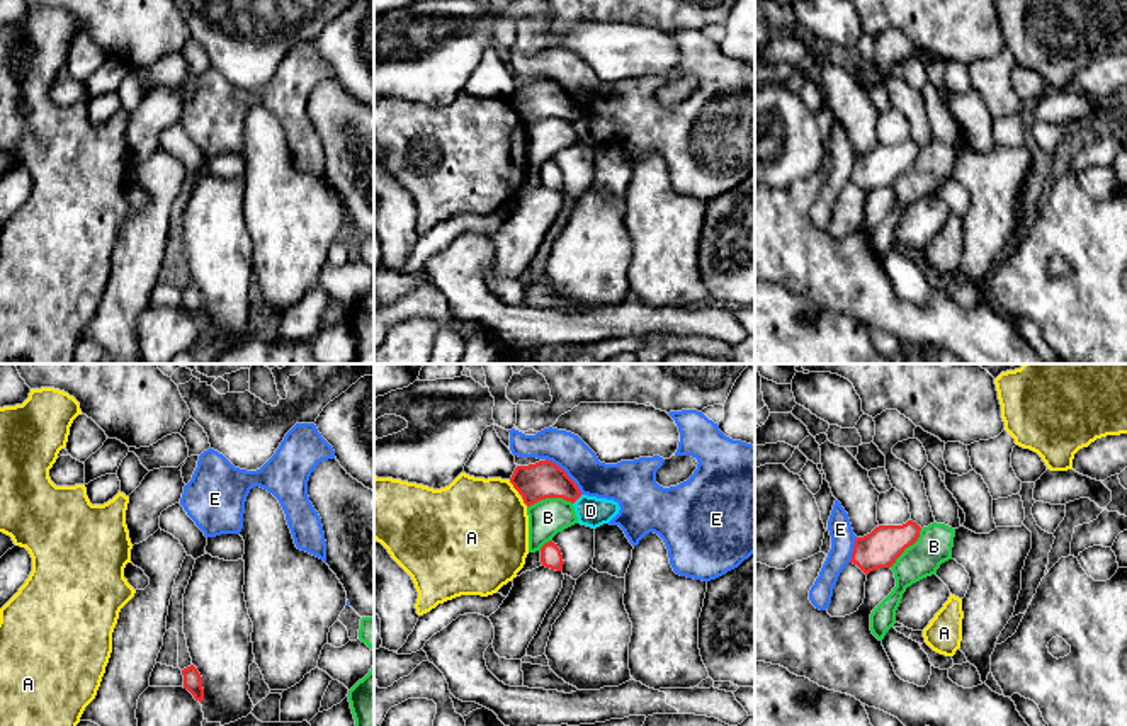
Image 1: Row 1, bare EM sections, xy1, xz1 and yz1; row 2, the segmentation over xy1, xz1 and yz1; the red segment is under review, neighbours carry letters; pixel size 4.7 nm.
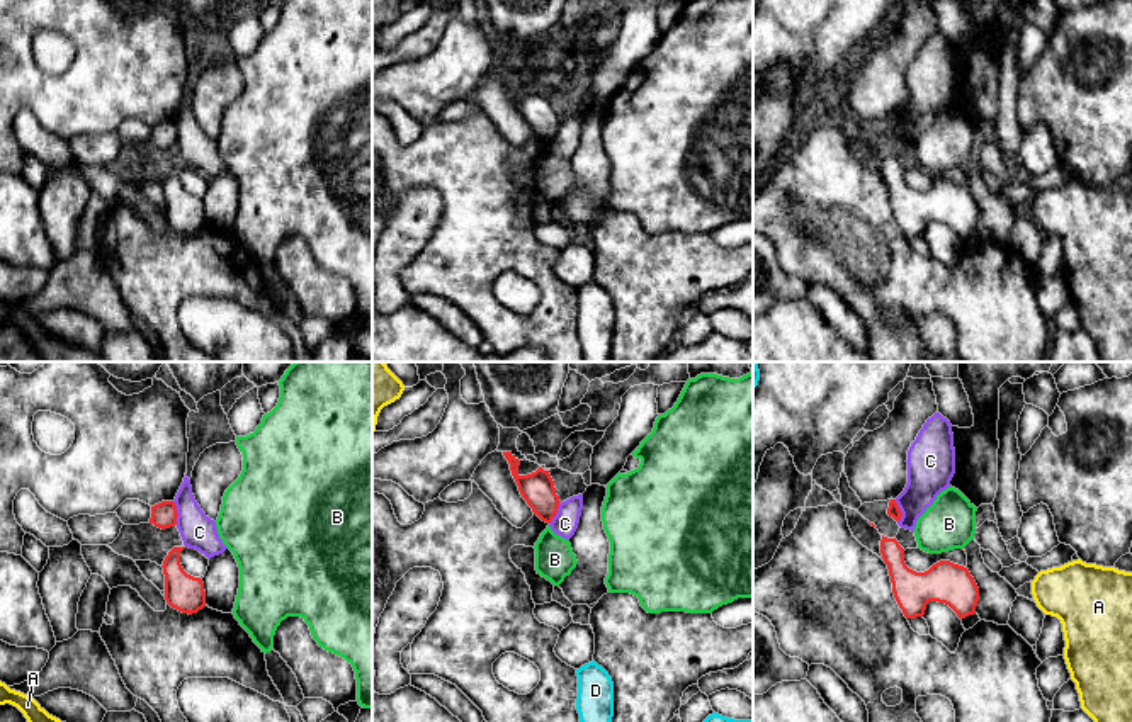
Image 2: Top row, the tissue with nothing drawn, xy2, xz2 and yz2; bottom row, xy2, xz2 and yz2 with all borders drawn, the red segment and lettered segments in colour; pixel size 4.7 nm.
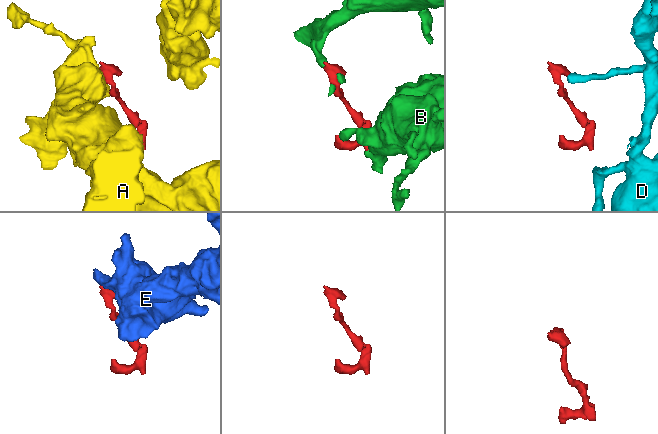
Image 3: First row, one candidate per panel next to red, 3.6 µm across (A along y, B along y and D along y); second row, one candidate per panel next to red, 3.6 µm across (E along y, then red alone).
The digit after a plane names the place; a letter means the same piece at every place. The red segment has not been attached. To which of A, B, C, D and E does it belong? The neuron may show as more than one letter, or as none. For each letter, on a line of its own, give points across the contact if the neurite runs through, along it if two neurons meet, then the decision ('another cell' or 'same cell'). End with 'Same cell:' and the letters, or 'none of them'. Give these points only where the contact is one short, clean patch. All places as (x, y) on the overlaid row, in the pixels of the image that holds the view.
A: border xz1 (509, 480), (519, 492); another cell
B: another cell
C: border xy2 (172, 502), (177, 512), (177, 524); another cell
D: border xz1 (582, 495), (573, 504); another cell
E: border xz1 (546, 458), (556, 463), (582, 493); another cell
Same cell: none of them

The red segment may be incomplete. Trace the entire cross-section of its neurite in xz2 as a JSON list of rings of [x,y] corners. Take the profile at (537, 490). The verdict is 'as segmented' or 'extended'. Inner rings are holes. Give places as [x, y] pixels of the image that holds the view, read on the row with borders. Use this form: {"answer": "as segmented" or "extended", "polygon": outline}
{"answer": "as segmented", "polygon": [[[503,452],[510,464],[512,476],[518,486],[522,498],[542,522],[551,523],[559,508],[554,481],[549,471],[539,467],[535,472],[520,476],[520,460],[512,452]]]}

